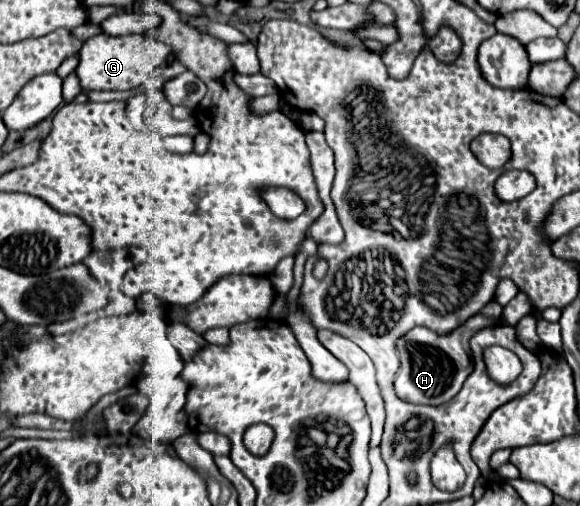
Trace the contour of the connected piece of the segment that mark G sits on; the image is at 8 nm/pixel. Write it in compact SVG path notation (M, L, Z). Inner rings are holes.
M97 35L91 37L79 57L79 65L75 69L81 89L83 91L127 91L137 89L149 77L149 57L171 57L171 49L149 37L149 35L125 35L125 37L111 37L111 35Z

